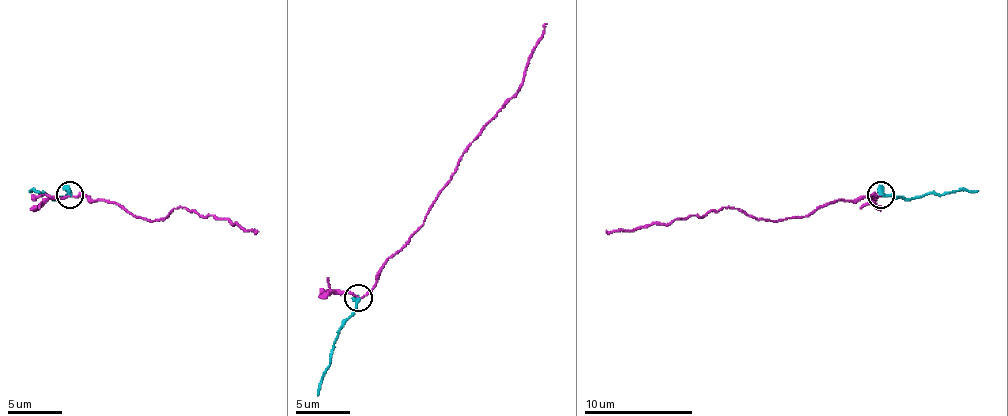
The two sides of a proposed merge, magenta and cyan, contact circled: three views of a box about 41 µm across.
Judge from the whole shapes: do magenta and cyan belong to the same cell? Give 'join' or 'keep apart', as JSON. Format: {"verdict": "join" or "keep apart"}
{"verdict": "keep apart"}

